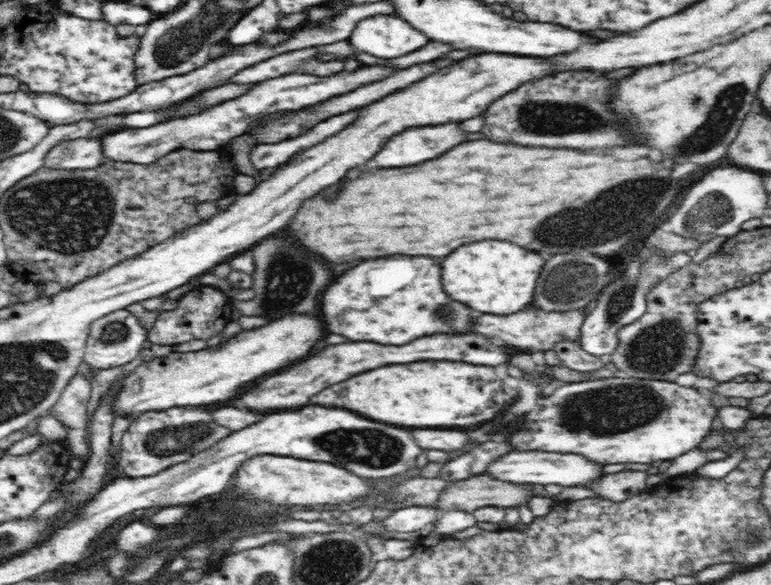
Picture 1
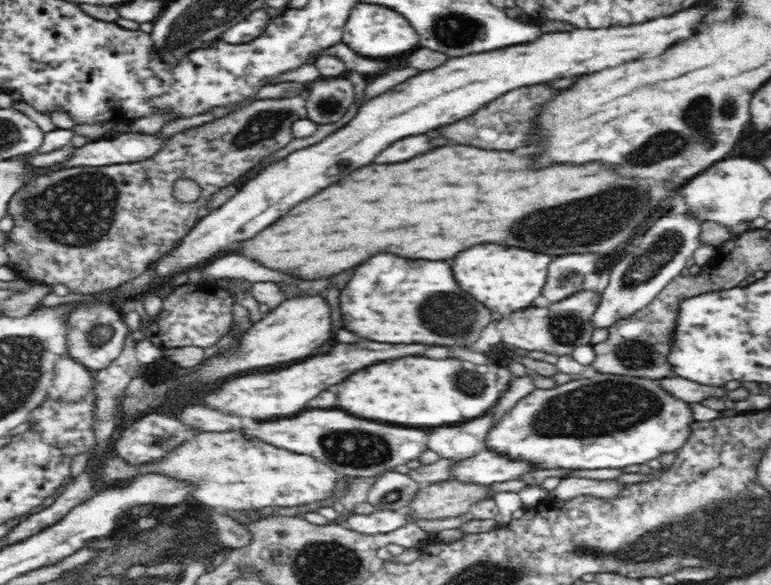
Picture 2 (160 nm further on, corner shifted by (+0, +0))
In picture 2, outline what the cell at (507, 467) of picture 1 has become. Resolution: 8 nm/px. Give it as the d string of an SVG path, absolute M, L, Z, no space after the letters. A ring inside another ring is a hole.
M486 449L470 458L456 460L448 469L450 469L450 479L489 485L494 482L516 480L518 476L532 472L534 467Z

